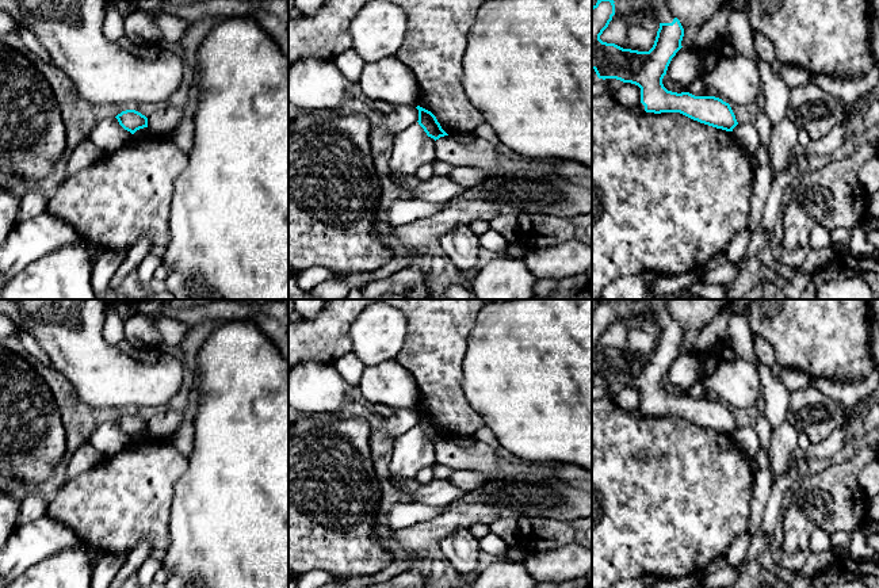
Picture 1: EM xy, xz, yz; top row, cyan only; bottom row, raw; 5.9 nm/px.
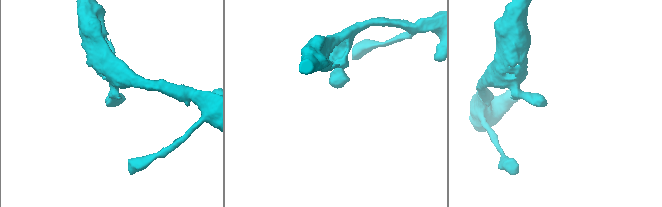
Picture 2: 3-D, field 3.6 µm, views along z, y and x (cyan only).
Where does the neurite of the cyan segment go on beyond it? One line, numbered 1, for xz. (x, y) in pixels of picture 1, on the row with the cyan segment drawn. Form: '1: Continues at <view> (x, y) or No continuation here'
1: No continuation here

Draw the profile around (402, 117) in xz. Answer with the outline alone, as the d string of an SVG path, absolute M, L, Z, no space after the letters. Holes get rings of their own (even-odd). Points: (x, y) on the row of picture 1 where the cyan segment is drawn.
M395 106L395 108L385 115L385 126L389 133L398 134L419 121L419 110L414 106Z

